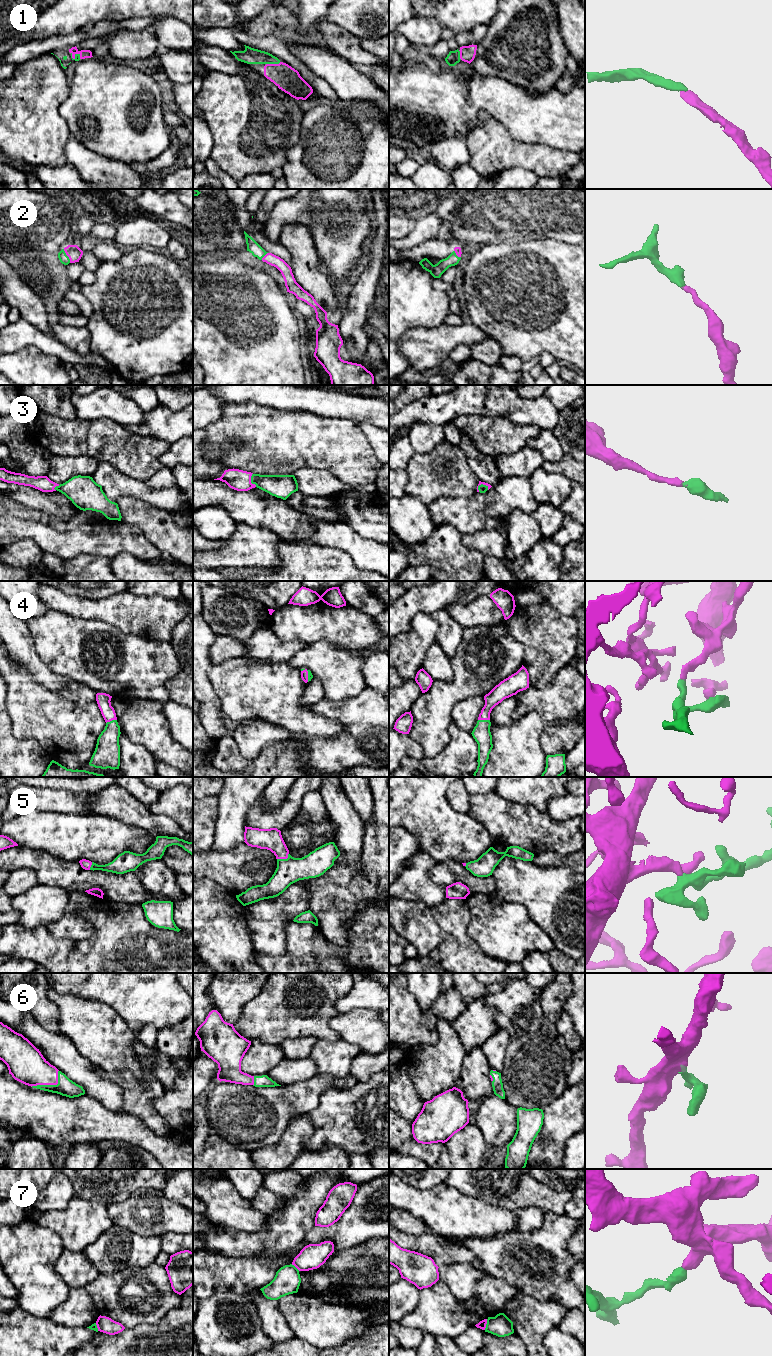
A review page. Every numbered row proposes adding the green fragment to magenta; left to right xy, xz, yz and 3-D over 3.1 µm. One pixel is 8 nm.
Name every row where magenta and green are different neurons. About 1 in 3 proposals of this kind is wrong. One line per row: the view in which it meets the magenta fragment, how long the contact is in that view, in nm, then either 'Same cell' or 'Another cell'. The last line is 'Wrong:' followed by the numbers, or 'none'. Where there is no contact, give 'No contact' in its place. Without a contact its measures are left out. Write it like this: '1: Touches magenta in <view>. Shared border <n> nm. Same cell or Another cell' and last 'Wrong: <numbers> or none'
1: Touches magenta in xz. Shared border 120 nm. Same cell
2: Touches magenta in xy. Shared border 130 nm. Same cell
3: Touches magenta in xz. Shared border 120 nm. Same cell
4: Touches magenta in yz. Shared border 100 nm. Same cell
5: Touches magenta in xz. Shared border 110 nm. Same cell
6: Touches magenta in xy. Shared border 260 nm. Same cell
7: Touches magenta in yz. Shared border 90 nm. Another cell
Wrong: 7

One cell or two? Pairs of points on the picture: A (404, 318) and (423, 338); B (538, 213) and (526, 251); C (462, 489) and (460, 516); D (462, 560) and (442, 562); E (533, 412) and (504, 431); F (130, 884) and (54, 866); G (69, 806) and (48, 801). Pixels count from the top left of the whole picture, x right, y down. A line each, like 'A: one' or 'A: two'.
A: two
B: two
C: two
D: one
E: two
F: one
G: one

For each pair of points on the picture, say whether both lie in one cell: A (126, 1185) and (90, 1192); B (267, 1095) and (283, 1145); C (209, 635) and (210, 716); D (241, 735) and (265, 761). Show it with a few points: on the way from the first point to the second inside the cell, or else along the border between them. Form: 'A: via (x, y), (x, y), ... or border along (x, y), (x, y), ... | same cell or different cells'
A: via (117, 1185), (99, 1185) | same cell
B: border along (293, 1117), (283, 1134), (273, 1144), (260, 1148) | different cells
C: via (203, 655), (203, 692), (206, 696) | same cell
D: border along (280, 742), (252, 758), (237, 748) | different cells

